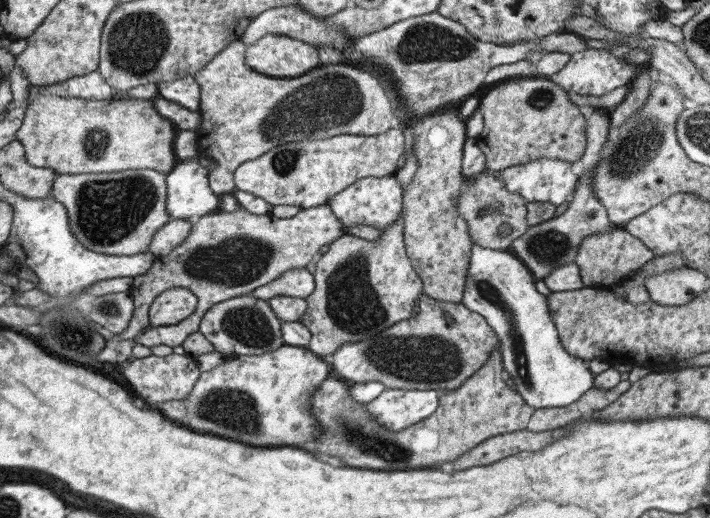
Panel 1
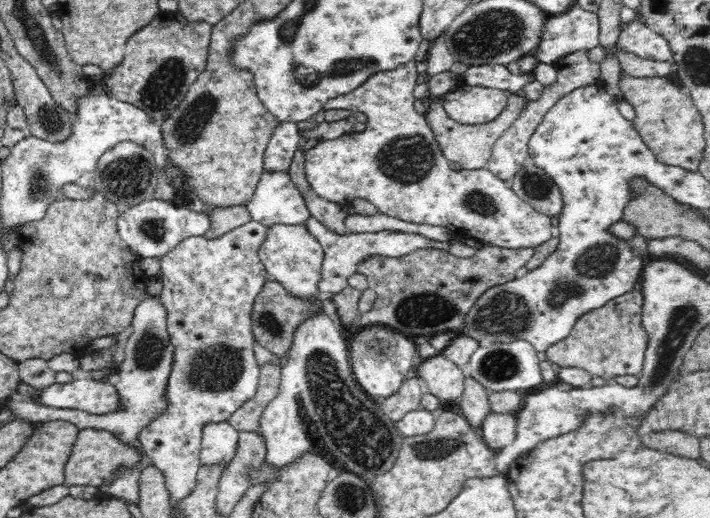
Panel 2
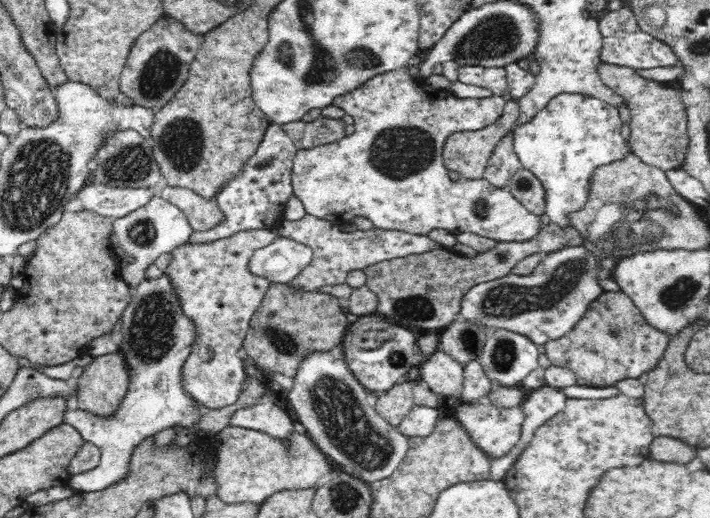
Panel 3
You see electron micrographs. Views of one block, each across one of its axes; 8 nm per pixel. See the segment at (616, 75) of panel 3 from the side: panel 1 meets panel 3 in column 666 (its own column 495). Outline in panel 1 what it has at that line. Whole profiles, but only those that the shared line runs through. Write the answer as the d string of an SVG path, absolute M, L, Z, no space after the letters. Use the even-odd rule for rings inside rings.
M542 77L502 82L490 88L478 102L482 131L475 136L488 171L502 172L507 167L535 158L559 158L565 162L580 160L586 145L586 121L579 107L559 86Z

